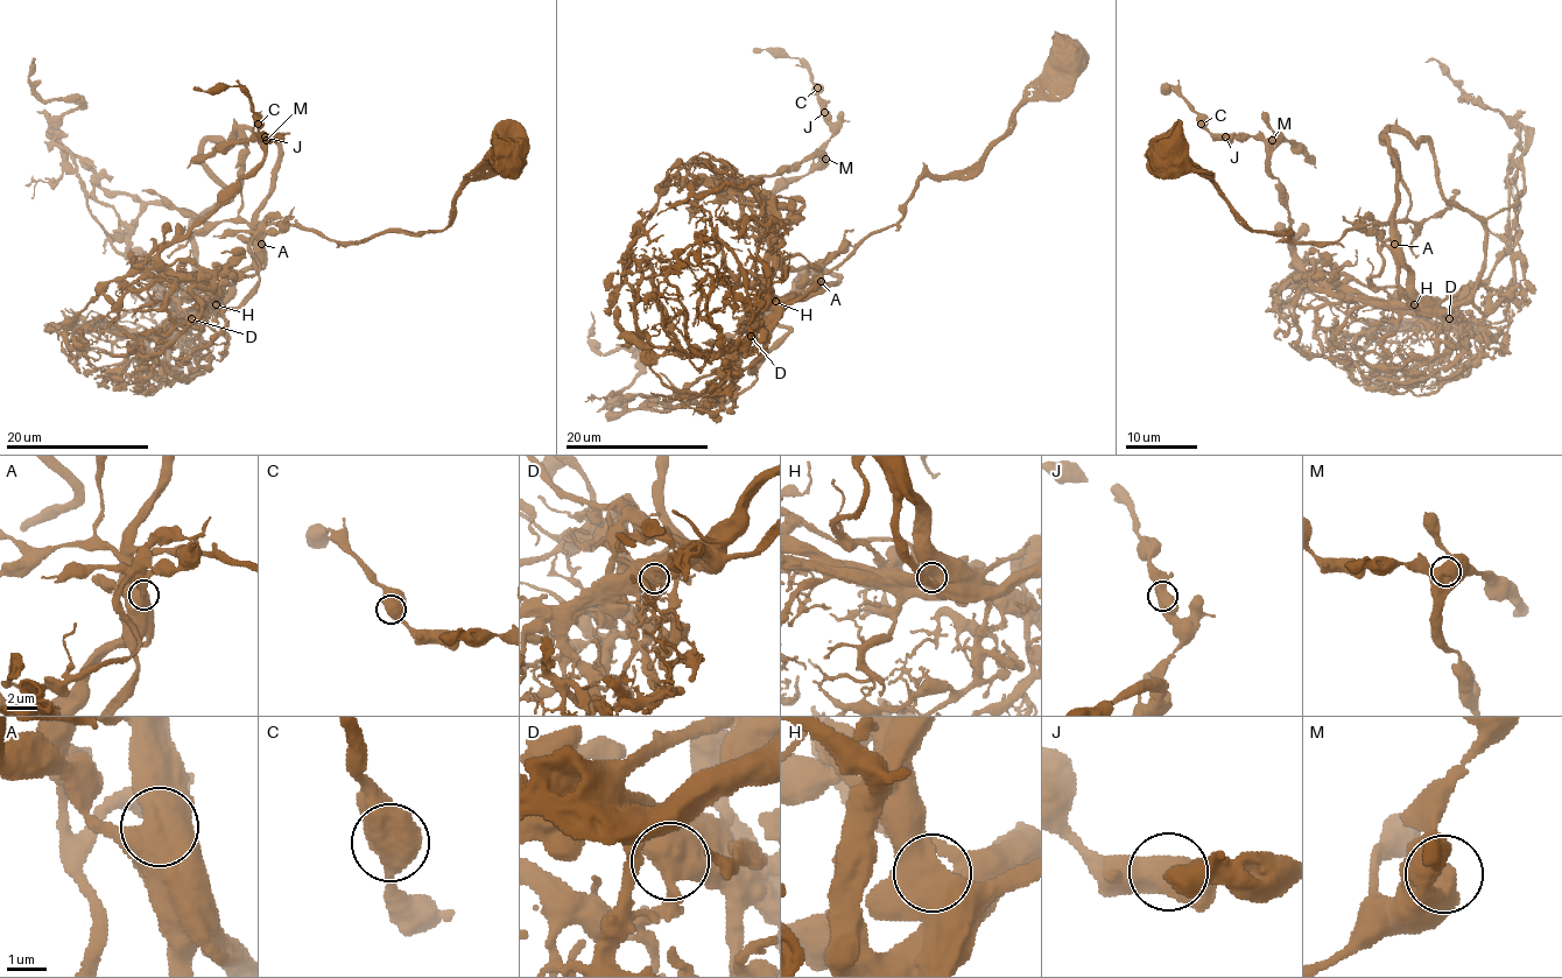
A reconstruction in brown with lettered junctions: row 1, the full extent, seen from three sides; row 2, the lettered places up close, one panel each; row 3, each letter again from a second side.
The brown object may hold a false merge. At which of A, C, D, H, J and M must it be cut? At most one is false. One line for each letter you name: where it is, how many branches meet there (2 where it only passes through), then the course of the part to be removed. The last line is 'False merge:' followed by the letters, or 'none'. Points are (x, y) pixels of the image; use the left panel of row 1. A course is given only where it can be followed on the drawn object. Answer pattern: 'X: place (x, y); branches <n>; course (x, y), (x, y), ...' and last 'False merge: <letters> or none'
False merge: none

